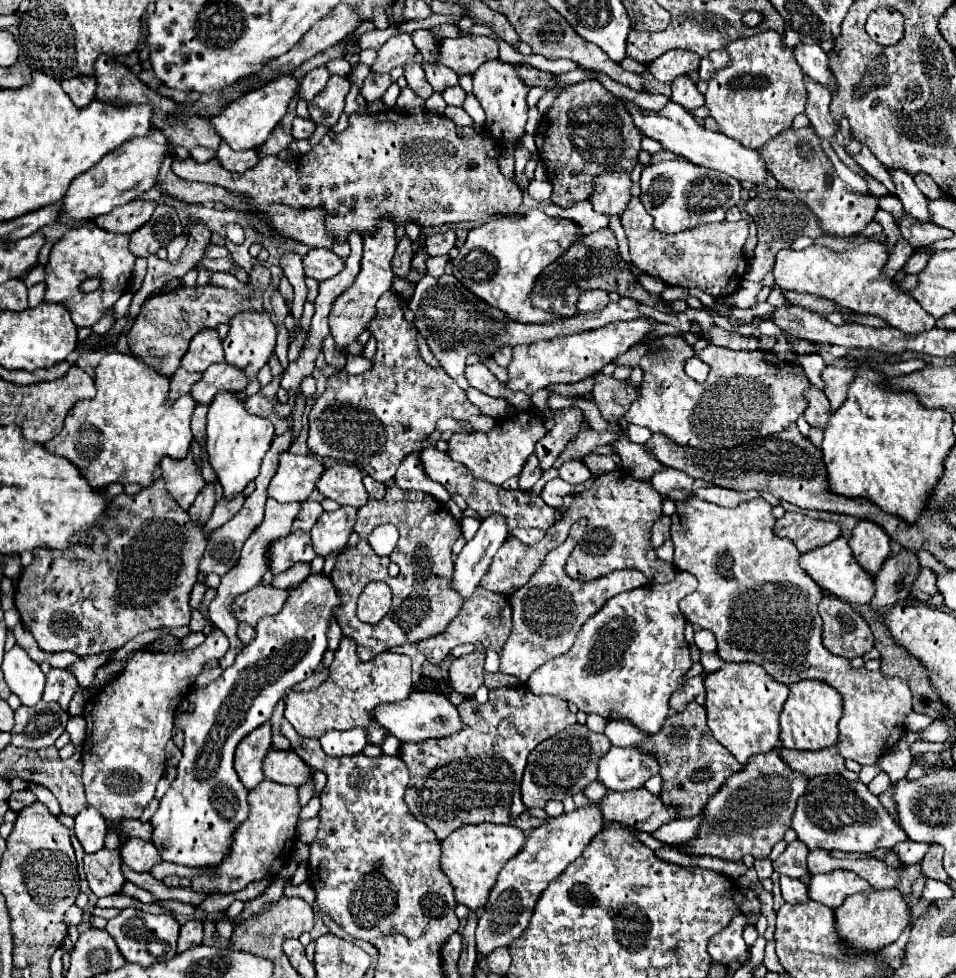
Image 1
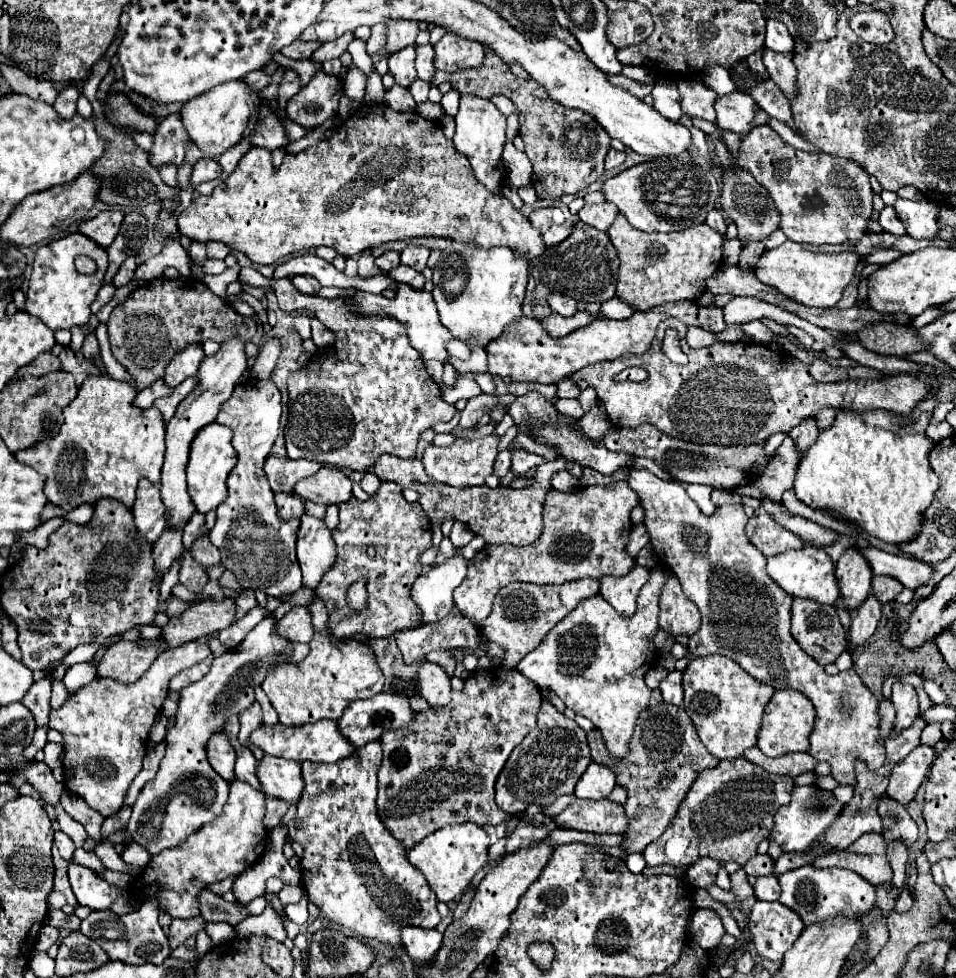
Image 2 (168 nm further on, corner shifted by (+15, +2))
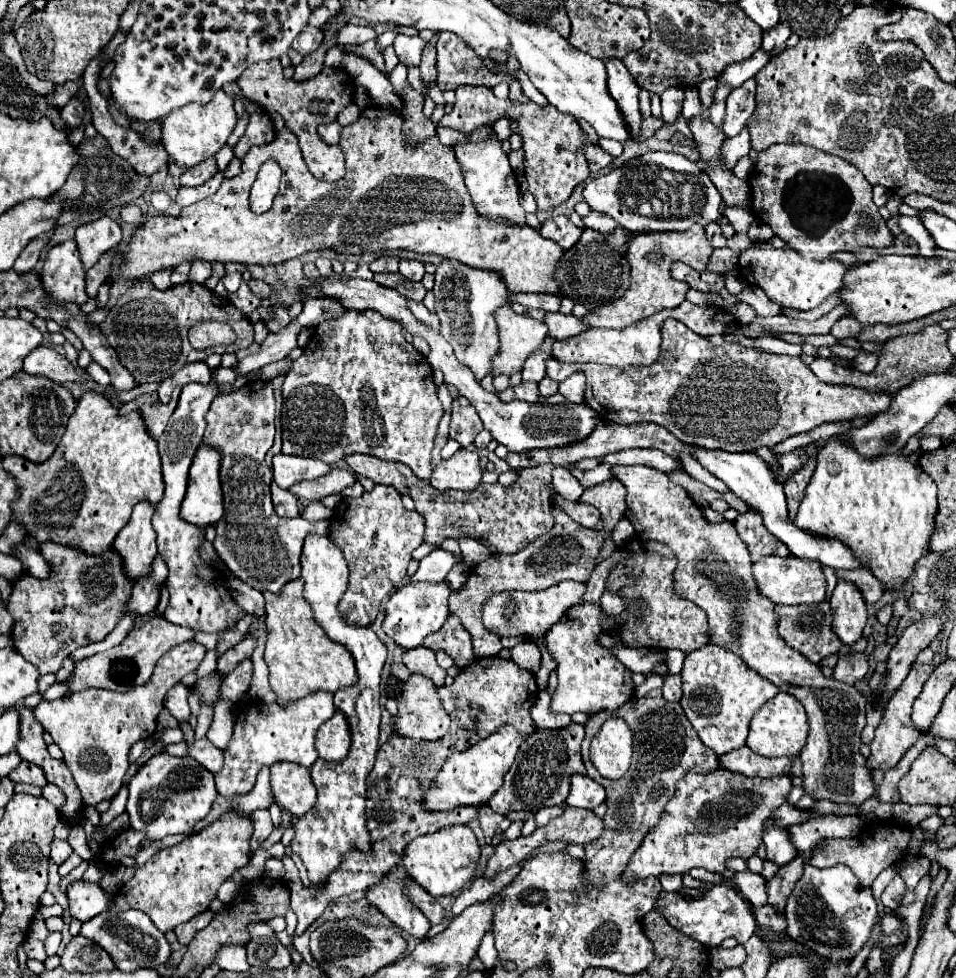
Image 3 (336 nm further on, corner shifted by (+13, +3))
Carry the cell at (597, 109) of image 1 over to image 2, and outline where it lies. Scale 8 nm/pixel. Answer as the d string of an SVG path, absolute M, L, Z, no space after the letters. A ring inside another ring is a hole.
M485 49L485 67L447 73L437 71L431 83L436 87L449 81L459 95L477 95L481 99L491 99L493 95L505 95L515 103L515 111L519 115L519 135L525 141L525 153L533 165L531 185L539 199L559 199L563 195L573 195L589 187L603 175L603 161L607 151L611 149L611 139L593 123L591 115L583 111L569 111L559 103L553 103L549 95L545 95L543 87L537 87L533 79L519 79L509 71L509 65L501 63L489 49Z

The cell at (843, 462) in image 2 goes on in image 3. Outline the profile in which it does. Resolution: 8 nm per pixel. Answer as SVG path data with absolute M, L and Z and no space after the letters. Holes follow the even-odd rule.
M829 440L817 454L817 468L807 484L803 502L795 516L795 524L803 530L821 536L833 536L845 542L857 558L863 558L869 564L869 570L889 588L901 586L913 572L913 564L929 552L929 538L935 528L937 514L937 484L923 472L919 464L921 452L891 454L891 458L859 458L851 446L843 440Z

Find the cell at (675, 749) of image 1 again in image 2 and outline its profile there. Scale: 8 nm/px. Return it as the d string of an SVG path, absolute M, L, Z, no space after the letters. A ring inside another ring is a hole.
M659 703L641 711L631 739L631 751L623 761L609 757L597 729L591 729L587 733L587 743L593 763L607 765L617 775L617 785L627 789L627 803L623 807L629 825L623 833L621 843L627 853L641 853L651 841L659 839L659 835L673 821L681 799L693 785L695 775L719 763L719 759L713 757L707 747L703 747L701 739L697 739L697 729L693 727L685 709L669 703Z

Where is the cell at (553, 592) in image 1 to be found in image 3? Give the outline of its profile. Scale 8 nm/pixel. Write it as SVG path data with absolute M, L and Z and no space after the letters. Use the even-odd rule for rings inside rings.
M559 582L541 592L501 592L485 602L483 624L497 636L543 636L587 590L585 582Z

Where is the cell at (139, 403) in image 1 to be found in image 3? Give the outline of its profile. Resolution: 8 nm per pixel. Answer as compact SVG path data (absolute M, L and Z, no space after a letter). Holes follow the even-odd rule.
M85 392L73 416L69 418L67 430L55 450L55 454L41 464L35 464L27 458L5 456L3 466L21 486L21 500L13 506L15 522L21 522L27 530L27 536L35 536L37 542L53 540L59 544L79 546L87 554L101 554L107 550L119 530L129 522L131 510L137 502L149 500L157 504L163 498L163 478L161 478L161 460L157 452L157 440L149 434L145 420L139 410L121 416L119 410L97 392Z

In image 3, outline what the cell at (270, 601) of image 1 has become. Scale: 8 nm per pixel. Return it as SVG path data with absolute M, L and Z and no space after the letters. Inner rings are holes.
M157 616L141 628L133 628L119 646L115 646L107 652L89 656L85 660L79 660L75 664L75 670L73 670L71 692L79 692L79 690L85 690L85 688L91 688L91 686L109 688L109 690L117 690L117 692L127 692L133 686L145 684L151 678L155 662L161 658L161 654L165 654L173 646L179 646L179 644L189 642L193 638L195 638L195 632L189 626L175 626L175 624L167 622L165 618Z

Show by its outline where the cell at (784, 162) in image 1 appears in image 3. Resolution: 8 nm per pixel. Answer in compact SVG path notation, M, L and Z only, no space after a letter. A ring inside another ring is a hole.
M775 144L767 150L761 150L753 172L749 176L751 196L753 196L753 214L757 220L769 224L775 236L789 242L789 248L797 250L805 258L813 260L827 260L833 252L845 250L853 252L857 246L891 246L893 236L885 226L885 220L879 214L871 198L873 186L865 180L865 176L847 160L837 158L833 154L821 152L813 146L805 144Z

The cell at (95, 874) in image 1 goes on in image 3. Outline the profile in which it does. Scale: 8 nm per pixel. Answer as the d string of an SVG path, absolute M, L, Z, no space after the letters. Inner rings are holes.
M85 880L71 882L67 888L67 896L69 896L71 916L79 918L81 922L109 910L115 898L113 892L105 892L101 886L85 882Z

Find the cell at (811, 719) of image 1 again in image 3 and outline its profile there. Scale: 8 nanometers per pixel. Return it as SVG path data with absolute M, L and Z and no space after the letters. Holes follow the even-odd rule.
M779 692L775 698L765 702L761 706L761 710L753 716L747 746L755 754L769 756L769 758L797 756L799 750L803 748L805 740L807 740L807 716L805 716L803 704L795 696L791 696L787 692Z

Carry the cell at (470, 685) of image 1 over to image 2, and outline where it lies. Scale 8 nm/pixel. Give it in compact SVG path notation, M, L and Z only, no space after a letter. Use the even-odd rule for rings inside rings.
M423 663L417 671L417 691L431 705L431 709L441 709L451 699L449 675L435 663Z

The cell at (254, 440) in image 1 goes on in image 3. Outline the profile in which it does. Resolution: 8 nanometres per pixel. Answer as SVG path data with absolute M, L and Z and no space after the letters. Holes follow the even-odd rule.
M201 444L195 452L189 486L181 504L181 518L205 528L223 516L223 490L219 482L219 450Z

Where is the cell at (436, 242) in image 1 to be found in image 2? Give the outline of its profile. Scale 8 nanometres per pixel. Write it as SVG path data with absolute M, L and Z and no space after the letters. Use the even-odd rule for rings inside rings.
M407 247L401 253L401 263L413 267L415 271L423 271L427 265L427 257L429 257L429 249L425 247Z

